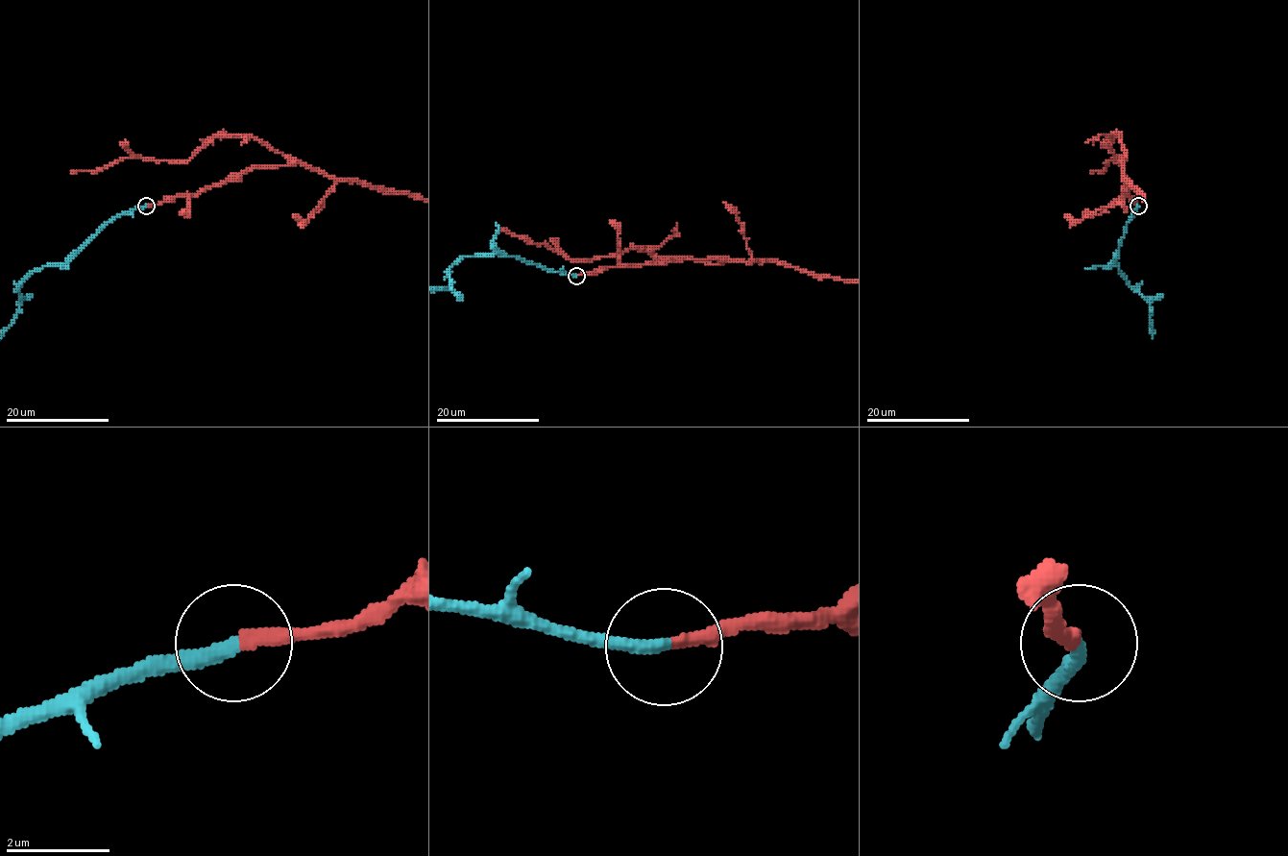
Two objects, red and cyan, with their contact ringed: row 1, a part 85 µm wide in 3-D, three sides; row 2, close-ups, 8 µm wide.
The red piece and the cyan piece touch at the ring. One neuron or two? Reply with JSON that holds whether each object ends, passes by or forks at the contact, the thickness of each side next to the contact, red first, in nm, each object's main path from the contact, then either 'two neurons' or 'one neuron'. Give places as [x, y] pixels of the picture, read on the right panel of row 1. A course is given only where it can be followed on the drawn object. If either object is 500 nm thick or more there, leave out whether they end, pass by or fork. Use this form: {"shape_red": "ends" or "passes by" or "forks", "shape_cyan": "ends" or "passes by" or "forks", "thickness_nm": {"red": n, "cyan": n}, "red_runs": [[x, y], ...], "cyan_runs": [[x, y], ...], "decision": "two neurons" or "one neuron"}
{"shape_red": "ends", "shape_cyan": "ends", "thickness_nm": {"red": 280, "cyan": 280}, "decision": "one neuron"}

